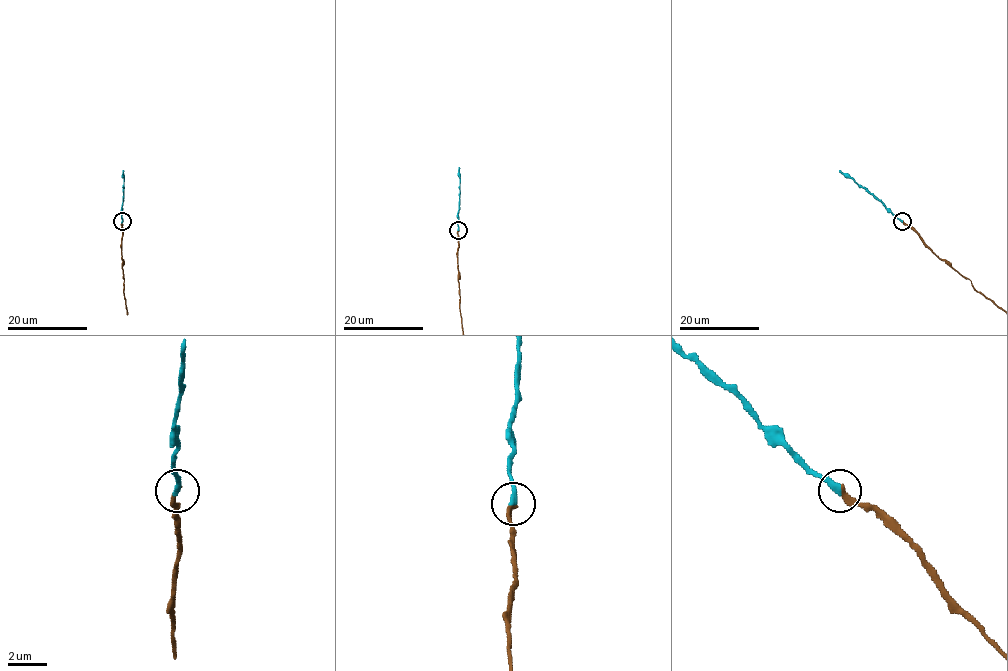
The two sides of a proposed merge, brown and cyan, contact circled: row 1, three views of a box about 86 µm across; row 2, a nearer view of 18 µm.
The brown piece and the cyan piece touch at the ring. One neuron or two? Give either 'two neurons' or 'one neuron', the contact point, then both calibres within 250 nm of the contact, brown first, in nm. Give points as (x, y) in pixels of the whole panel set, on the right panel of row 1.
one neuron; place (902, 221); calibres 280 and 320 nm

